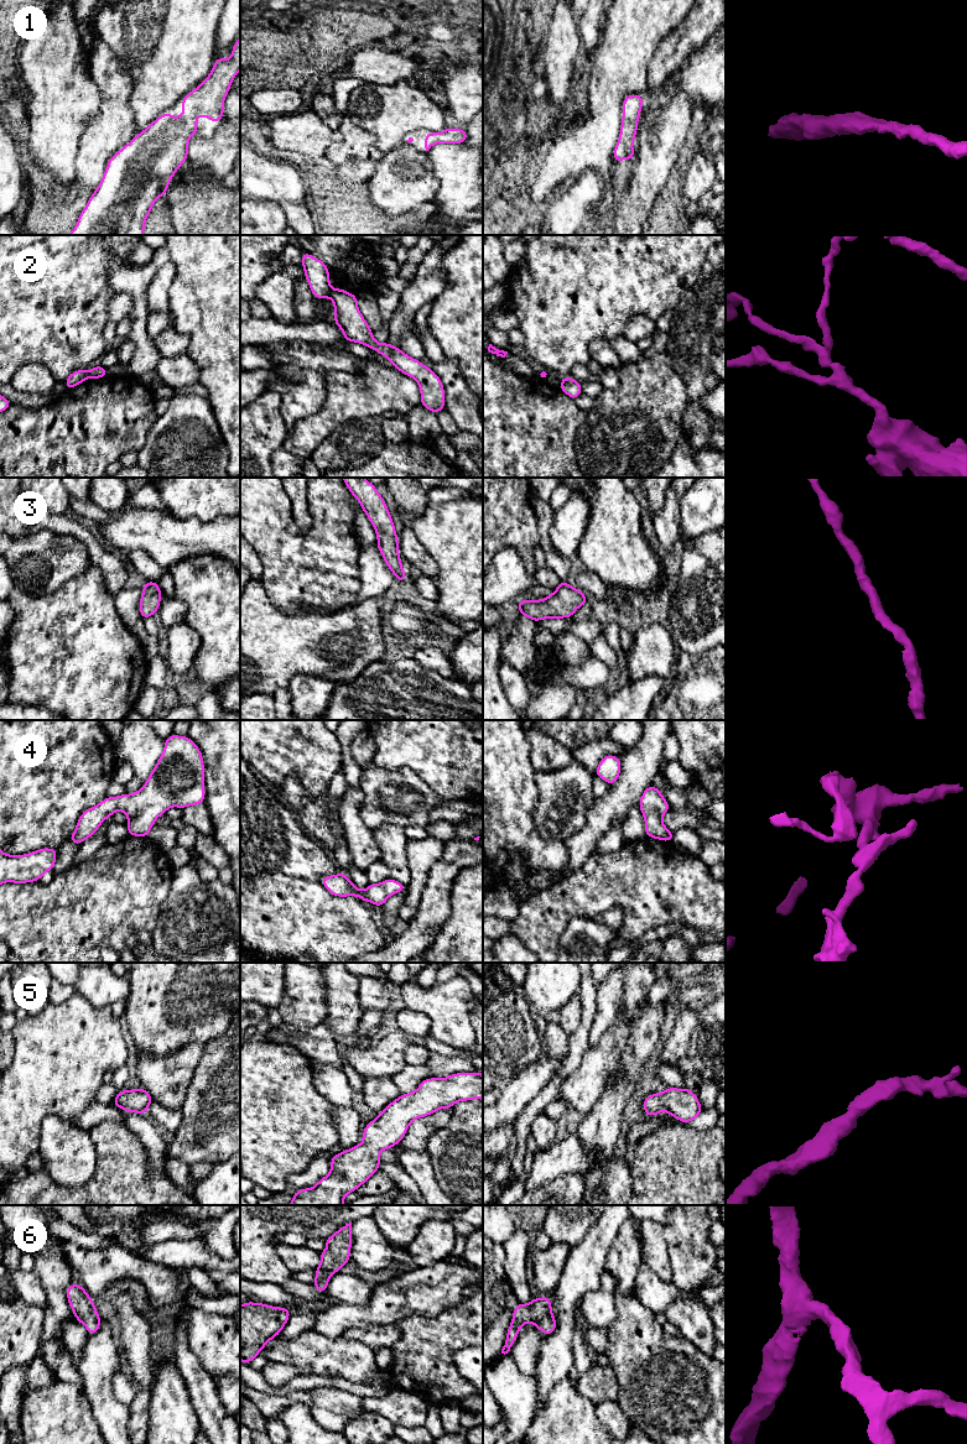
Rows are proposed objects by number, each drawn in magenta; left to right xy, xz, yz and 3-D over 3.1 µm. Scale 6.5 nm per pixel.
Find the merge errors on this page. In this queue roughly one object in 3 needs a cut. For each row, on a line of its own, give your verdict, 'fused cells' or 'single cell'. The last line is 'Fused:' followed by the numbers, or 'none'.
1: single cell
2: fused cells
3: single cell
4: single cell
5: single cell
6: single cell
Fused: 2

